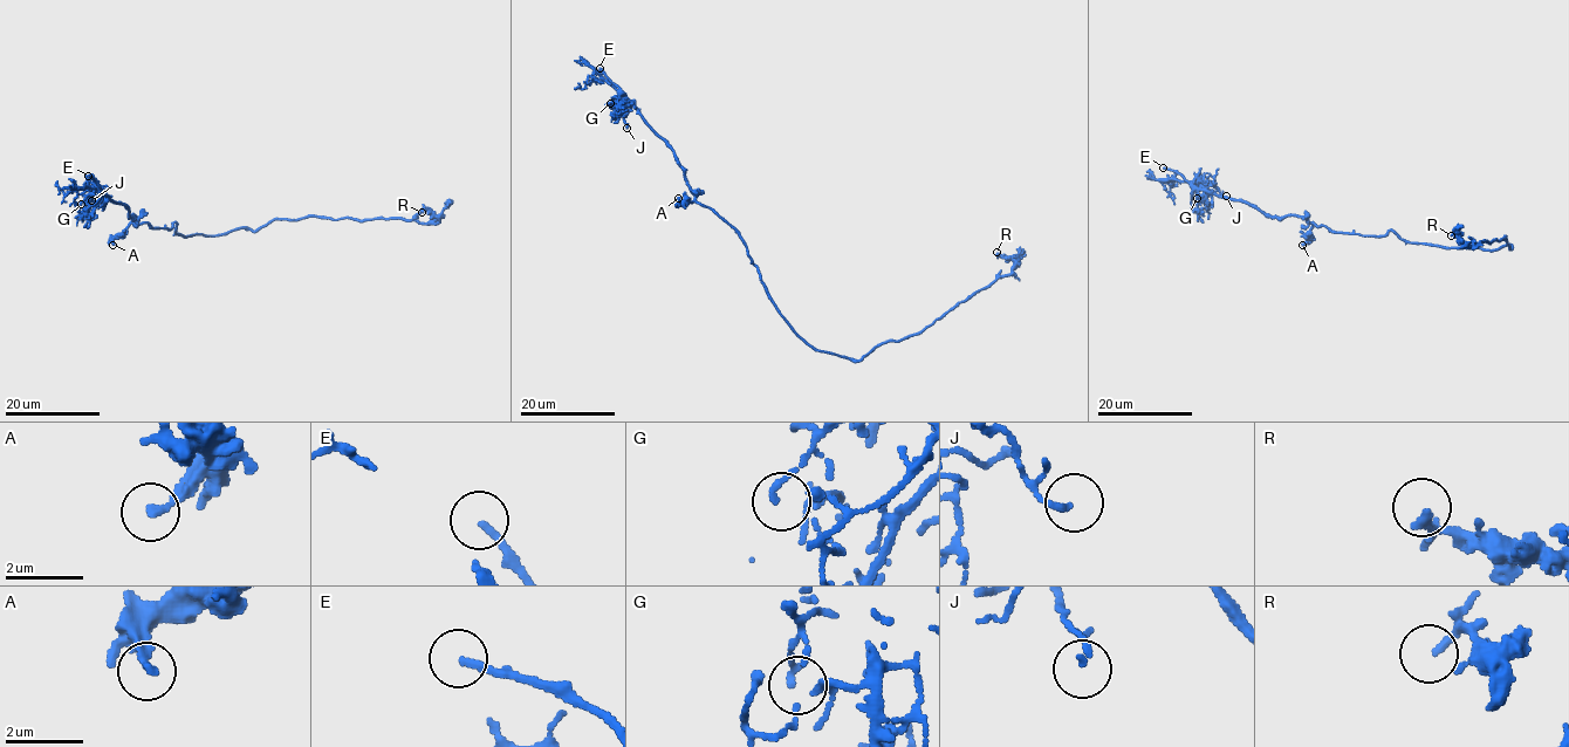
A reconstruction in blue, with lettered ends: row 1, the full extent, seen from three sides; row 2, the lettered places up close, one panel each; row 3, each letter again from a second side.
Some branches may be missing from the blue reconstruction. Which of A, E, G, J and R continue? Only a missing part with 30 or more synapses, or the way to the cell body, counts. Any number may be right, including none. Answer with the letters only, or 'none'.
E

